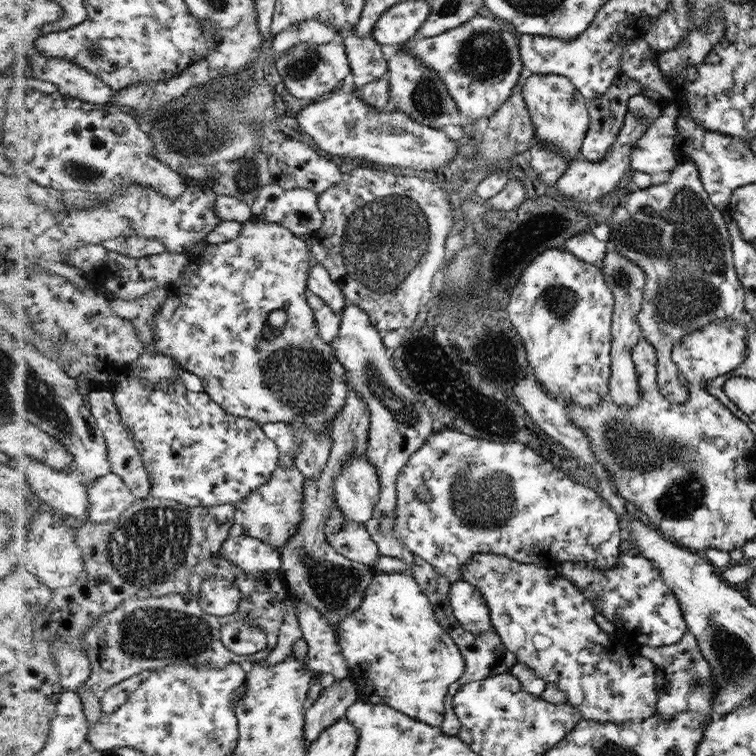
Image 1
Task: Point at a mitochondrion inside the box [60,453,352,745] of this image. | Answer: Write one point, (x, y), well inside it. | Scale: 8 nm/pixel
(149, 548)

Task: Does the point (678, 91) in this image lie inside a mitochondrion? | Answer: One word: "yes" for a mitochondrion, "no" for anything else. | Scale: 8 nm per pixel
no

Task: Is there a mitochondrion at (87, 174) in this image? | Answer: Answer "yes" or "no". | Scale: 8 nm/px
yes

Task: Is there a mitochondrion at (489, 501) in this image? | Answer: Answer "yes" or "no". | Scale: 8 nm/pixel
yes

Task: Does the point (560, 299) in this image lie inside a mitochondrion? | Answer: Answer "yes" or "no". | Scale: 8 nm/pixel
yes

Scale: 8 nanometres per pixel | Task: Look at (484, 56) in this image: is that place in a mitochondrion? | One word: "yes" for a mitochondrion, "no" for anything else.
yes

